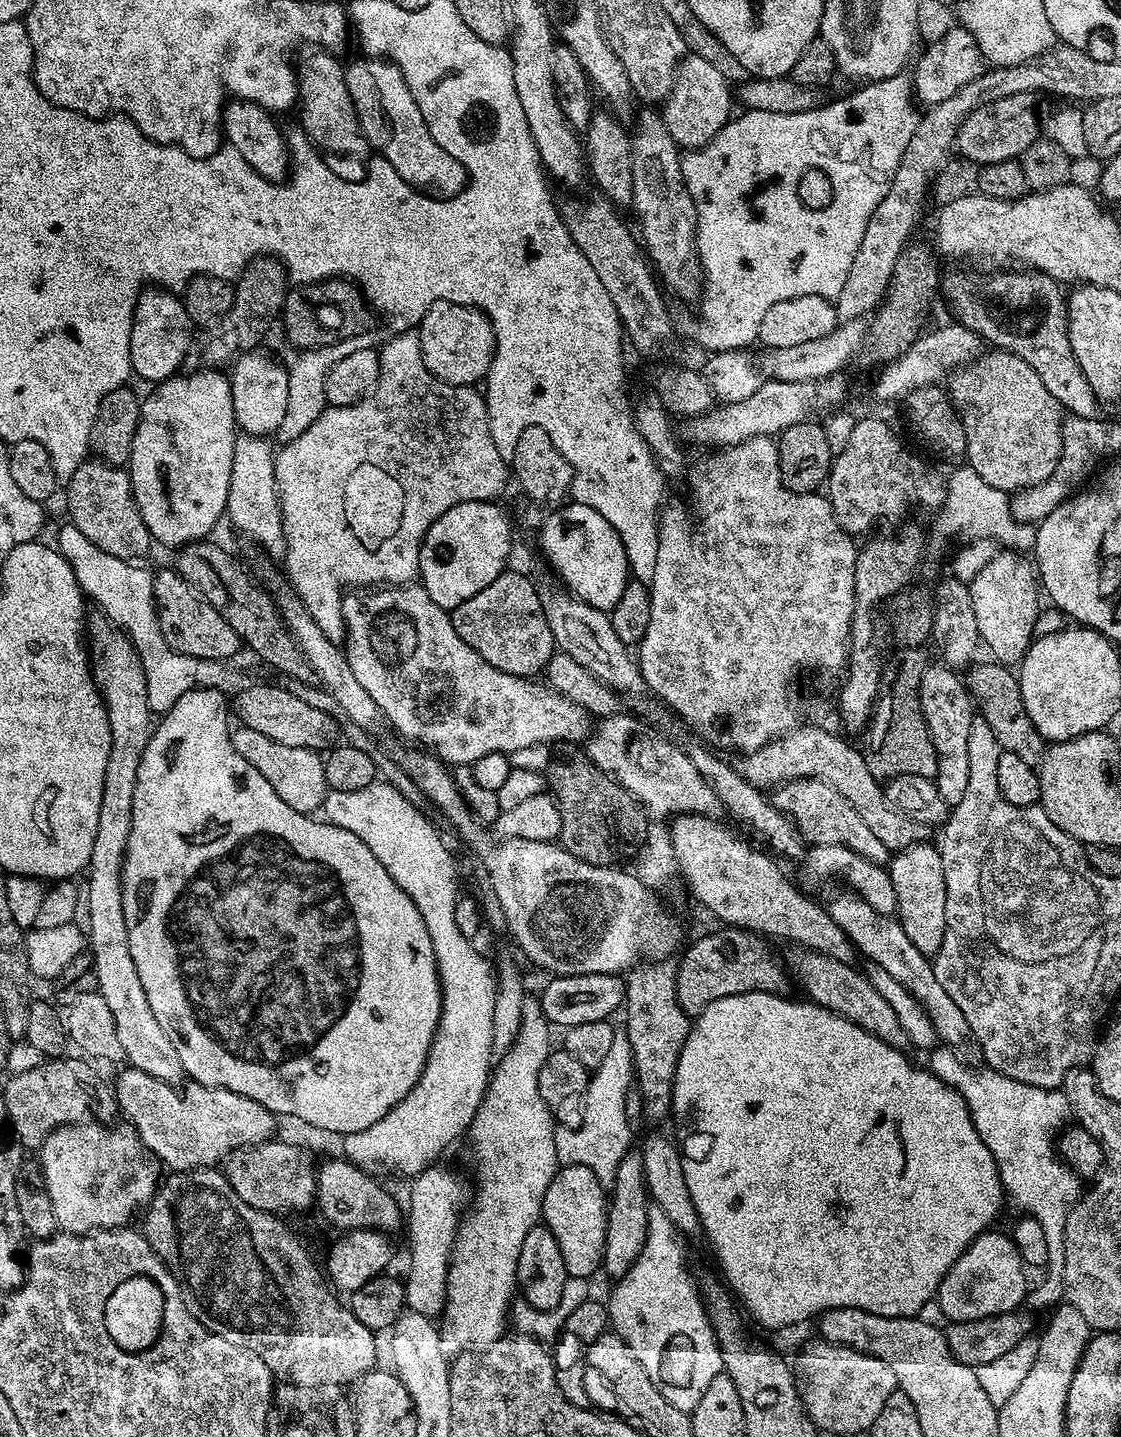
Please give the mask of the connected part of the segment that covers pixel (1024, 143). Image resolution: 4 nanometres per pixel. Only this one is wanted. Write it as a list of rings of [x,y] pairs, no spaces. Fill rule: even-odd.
[[[1023,92],[998,98],[976,108],[965,118],[956,135],[955,151],[977,166],[1016,160],[1038,139],[1036,132],[1037,93]]]

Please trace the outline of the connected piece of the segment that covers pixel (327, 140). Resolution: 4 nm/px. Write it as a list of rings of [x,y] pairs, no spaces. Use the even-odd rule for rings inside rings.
[[[304,50],[300,54],[295,65],[298,77],[298,113],[300,112],[300,120],[304,123],[303,131],[308,131],[307,139],[325,153],[367,157],[370,152],[368,140],[362,134],[350,90],[344,81],[345,65],[339,64],[332,57],[335,55],[328,50]]]

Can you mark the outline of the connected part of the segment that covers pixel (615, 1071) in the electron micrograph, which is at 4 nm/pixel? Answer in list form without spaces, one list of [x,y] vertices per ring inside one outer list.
[[[616,1029],[614,1039],[610,1042],[609,1052],[602,1058],[593,1069],[587,1090],[583,1099],[583,1122],[580,1128],[569,1131],[566,1136],[566,1142],[560,1148],[560,1154],[566,1154],[566,1165],[579,1164],[584,1160],[582,1166],[594,1170],[594,1174],[599,1178],[601,1184],[611,1186],[615,1182],[615,1174],[618,1173],[619,1163],[622,1162],[625,1155],[630,1152],[628,1143],[632,1140],[632,1128],[628,1125],[628,1094],[634,1084],[634,1060],[628,1036],[623,1029]]]

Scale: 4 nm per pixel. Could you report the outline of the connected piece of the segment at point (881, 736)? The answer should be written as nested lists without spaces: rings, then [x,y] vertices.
[[[923,647],[900,648],[891,653],[880,679],[880,689],[872,707],[872,717],[862,733],[862,751],[866,766],[878,778],[891,778],[902,774],[918,774],[922,778],[935,777],[938,758],[934,742],[928,736],[926,718],[920,705],[922,674],[927,670],[930,657]]]

